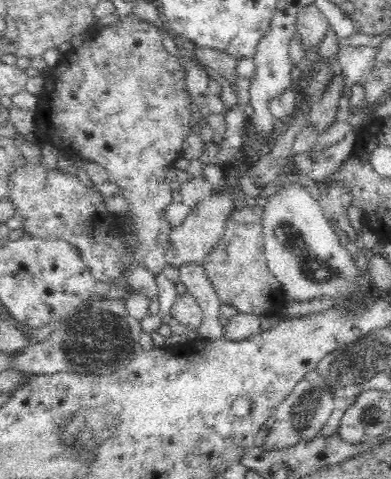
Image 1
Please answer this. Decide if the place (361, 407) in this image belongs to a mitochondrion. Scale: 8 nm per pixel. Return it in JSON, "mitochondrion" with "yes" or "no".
{"mitochondrion":"yes"}

